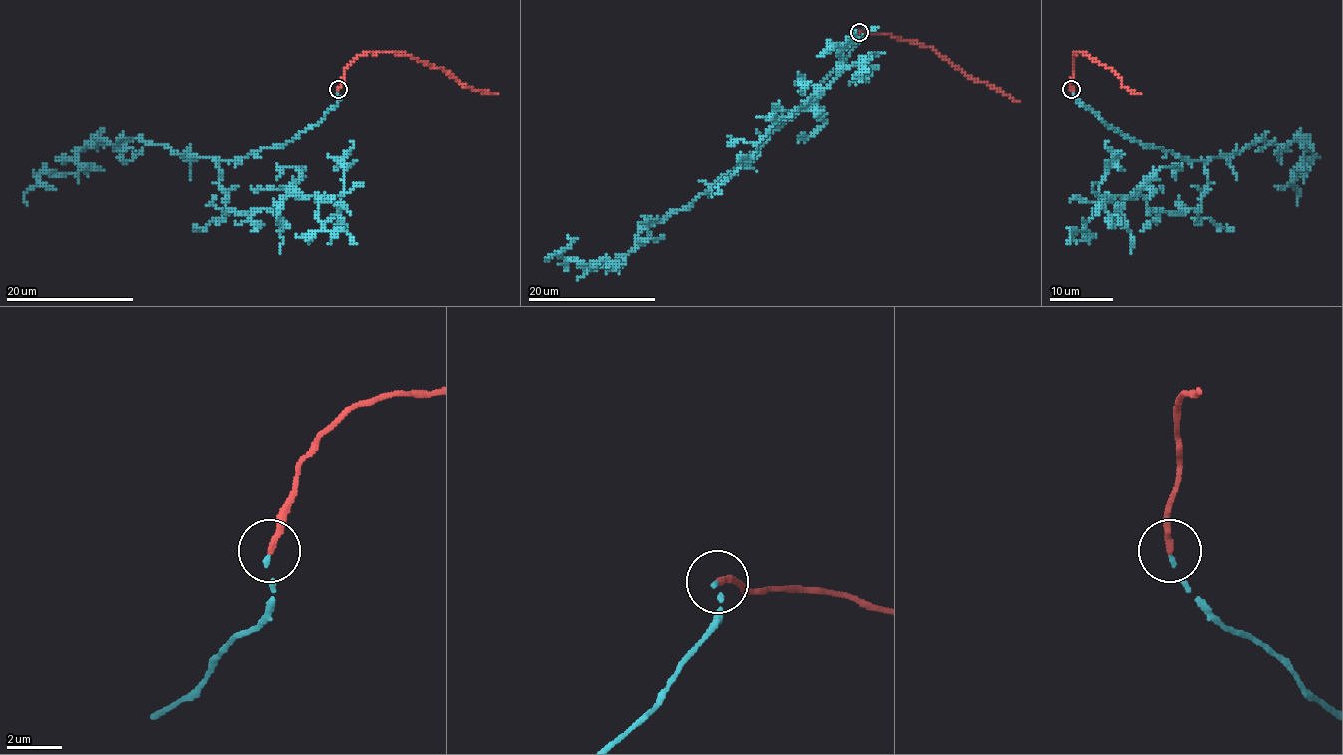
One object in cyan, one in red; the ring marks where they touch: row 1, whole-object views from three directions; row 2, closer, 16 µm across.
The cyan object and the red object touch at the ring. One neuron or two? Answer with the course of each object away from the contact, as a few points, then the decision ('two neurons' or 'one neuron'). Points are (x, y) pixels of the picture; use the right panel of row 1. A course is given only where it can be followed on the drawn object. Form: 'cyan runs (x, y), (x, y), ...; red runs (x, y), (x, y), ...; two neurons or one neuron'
cyan runs (1071, 89), (1106, 125), (1188, 160), (1232, 157), (1260, 139), (1290, 144), (1301, 137), (1298, 205); red runs (1071, 89), (1072, 56), (1080, 53), (1109, 67), (1128, 91), (1141, 94); one neuron

